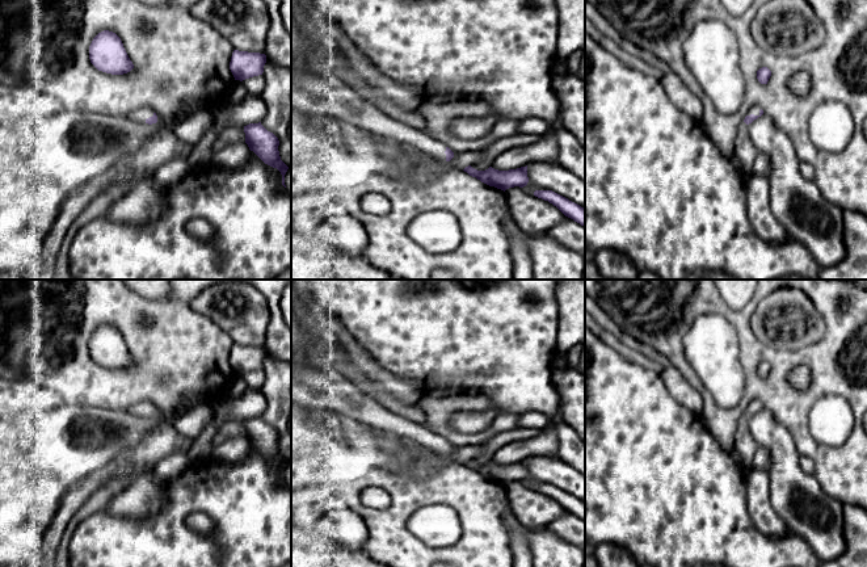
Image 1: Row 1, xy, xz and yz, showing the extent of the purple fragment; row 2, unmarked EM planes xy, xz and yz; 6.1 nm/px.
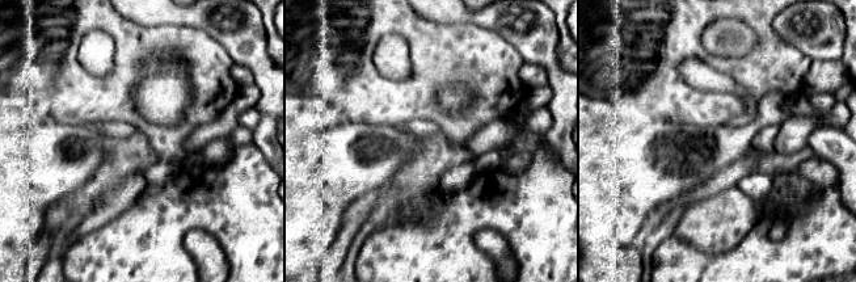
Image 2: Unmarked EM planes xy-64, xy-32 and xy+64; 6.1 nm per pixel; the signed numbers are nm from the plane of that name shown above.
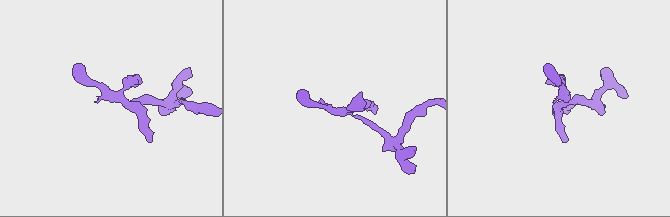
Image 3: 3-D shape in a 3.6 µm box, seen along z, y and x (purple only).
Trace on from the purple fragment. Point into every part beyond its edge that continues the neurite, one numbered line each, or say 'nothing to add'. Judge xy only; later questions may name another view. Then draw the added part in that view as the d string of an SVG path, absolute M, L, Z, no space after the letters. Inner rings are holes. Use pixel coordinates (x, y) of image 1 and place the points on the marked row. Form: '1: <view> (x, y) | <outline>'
1: xy (141, 114) | M142 108L129 113L126 117L134 119L139 123L146 123L146 119L153 116L153 110L151 108Z

